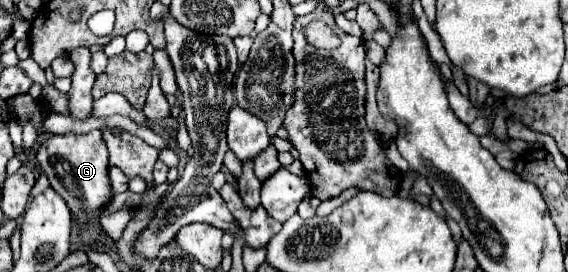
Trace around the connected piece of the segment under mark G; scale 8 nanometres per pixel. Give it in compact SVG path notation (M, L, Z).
M93 130L89 134L57 134L43 140L37 150L37 162L41 170L49 176L51 188L67 202L71 212L79 222L79 238L93 246L99 242L101 228L97 210L111 200L111 186L107 178L107 146L103 142L101 130Z

